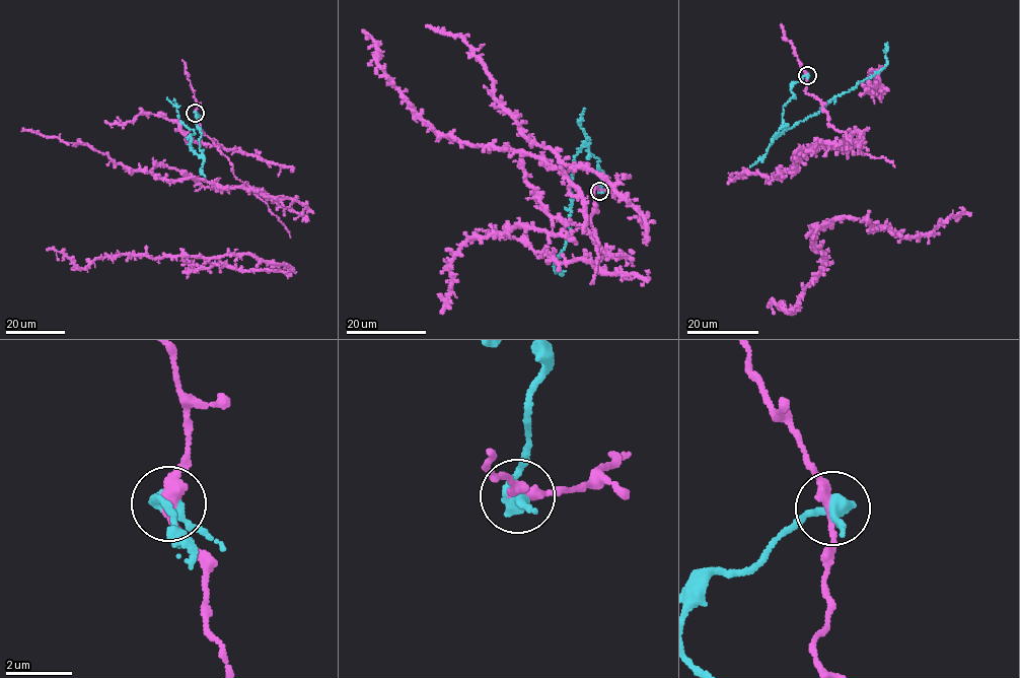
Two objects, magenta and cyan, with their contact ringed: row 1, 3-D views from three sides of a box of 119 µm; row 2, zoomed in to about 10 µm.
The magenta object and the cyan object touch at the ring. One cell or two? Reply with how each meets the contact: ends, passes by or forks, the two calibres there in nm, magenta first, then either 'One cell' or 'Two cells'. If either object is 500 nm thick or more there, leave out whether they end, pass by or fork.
At the ring magenta passes by. At the ring cyan passes by. Thickness 300 nm (magenta) against 400 nm. Two cells

